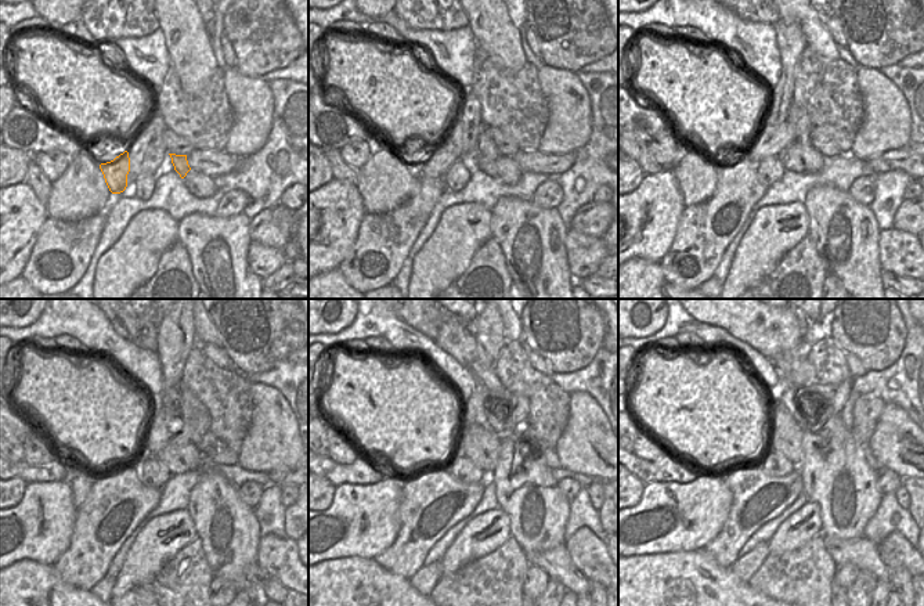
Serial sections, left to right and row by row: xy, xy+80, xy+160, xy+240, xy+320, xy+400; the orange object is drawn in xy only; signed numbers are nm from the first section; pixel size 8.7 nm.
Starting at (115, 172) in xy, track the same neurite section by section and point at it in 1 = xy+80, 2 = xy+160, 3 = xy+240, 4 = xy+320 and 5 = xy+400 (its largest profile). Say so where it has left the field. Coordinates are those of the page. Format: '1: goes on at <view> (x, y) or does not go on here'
1: goes on at xy+80 (443, 157)
2: goes on at xy+160 (772, 140)
3: goes on at xy+240 (179, 417)
4: goes on at xy+320 (500, 411)
5: goes on at xy+400 (834, 395)

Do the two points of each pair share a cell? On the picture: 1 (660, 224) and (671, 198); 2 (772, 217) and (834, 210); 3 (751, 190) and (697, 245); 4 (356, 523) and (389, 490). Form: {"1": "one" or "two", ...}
{"1": "one", "2": "two", "3": "one", "4": "one"}

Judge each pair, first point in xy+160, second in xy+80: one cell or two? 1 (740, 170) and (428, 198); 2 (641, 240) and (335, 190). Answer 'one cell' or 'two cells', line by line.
1: one cell
2: one cell

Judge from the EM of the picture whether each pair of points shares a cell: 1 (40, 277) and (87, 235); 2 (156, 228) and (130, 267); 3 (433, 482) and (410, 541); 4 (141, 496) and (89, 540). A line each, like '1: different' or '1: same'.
1: same
2: same
3: same
4: same

